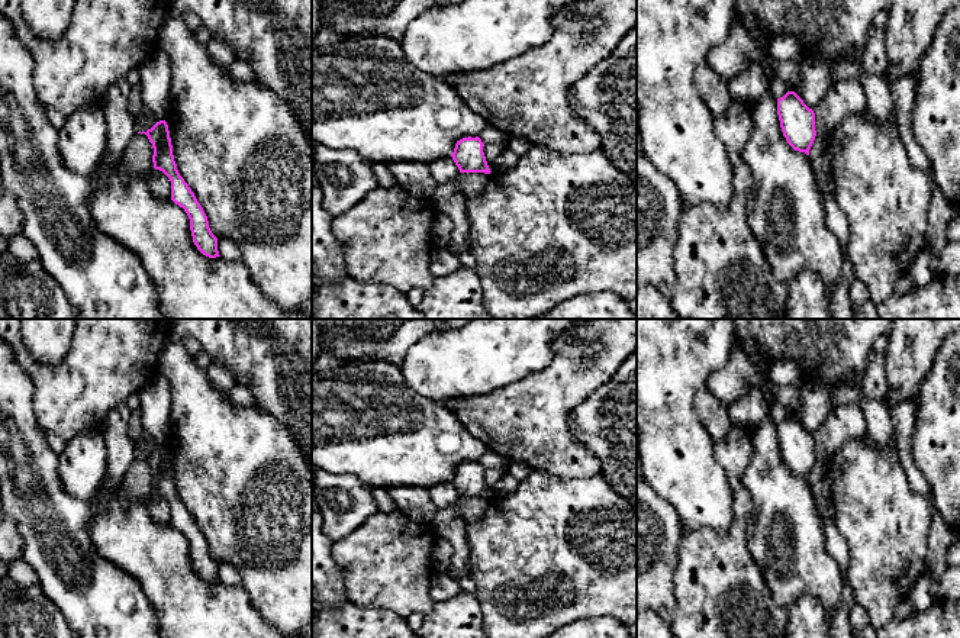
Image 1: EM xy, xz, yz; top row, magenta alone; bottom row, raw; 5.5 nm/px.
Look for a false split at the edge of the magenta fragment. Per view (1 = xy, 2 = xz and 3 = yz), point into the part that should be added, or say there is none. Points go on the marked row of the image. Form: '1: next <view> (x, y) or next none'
1: next none
2: next none
3: next none

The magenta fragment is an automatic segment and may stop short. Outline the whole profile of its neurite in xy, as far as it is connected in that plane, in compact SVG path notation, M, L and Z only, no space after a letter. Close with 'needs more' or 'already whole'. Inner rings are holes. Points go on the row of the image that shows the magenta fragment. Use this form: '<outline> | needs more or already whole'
M160 120L146 132L138 133L145 133L152 144L154 168L162 171L170 178L171 200L183 207L187 213L190 219L193 242L197 249L209 258L220 257L218 251L218 238L212 233L209 228L207 216L197 202L194 193L177 170L167 122Z | already whole

